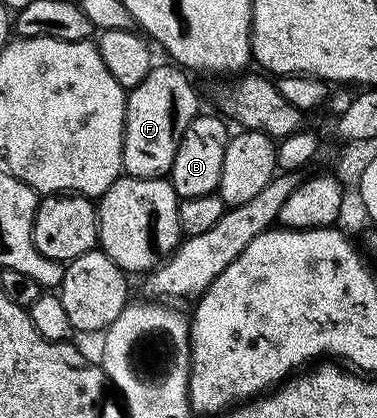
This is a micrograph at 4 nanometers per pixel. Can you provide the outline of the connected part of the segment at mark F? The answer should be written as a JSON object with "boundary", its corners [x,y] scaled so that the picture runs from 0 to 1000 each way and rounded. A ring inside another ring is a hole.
{"boundary":[[[406,156],[387,191],[337,218],[324,354],[326,414],[337,423],[430,426],[454,419],[467,340],[483,335],[483,316],[493,316],[504,287],[515,287],[533,261],[520,215],[499,189],[507,184],[480,160],[443,156]]]}

